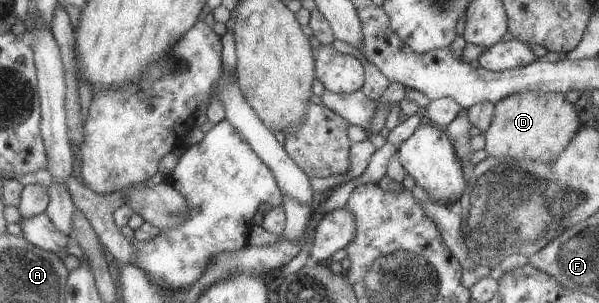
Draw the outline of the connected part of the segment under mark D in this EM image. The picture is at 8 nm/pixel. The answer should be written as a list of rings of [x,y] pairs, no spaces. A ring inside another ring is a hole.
[[[520,91],[514,95],[506,95],[504,99],[494,103],[493,107],[493,119],[483,133],[486,140],[483,150],[487,157],[497,160],[510,157],[518,161],[528,159],[550,165],[581,127],[573,105],[564,99],[562,93]]]

